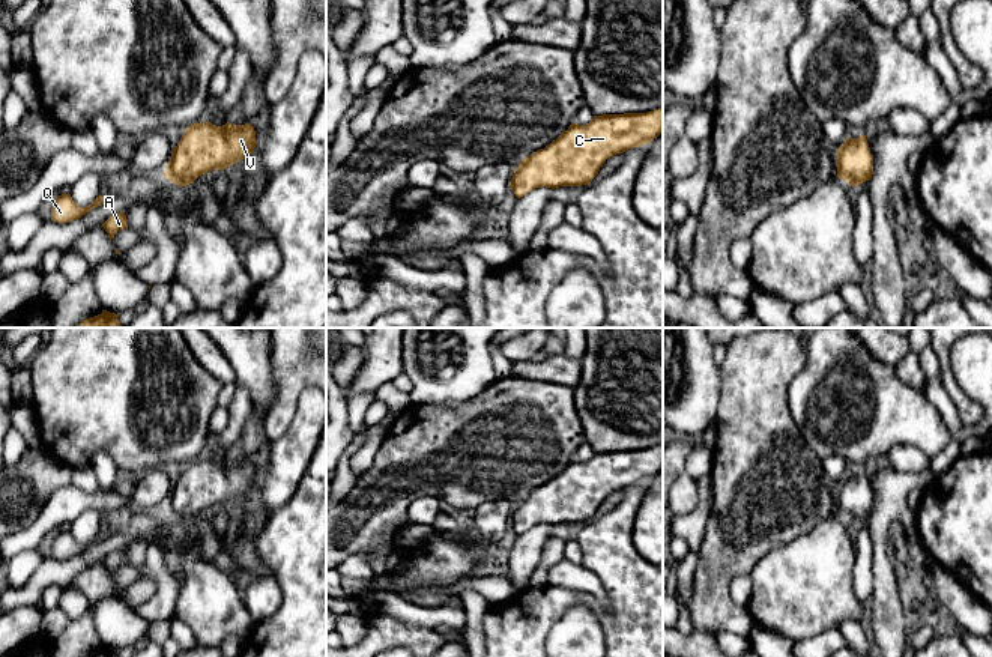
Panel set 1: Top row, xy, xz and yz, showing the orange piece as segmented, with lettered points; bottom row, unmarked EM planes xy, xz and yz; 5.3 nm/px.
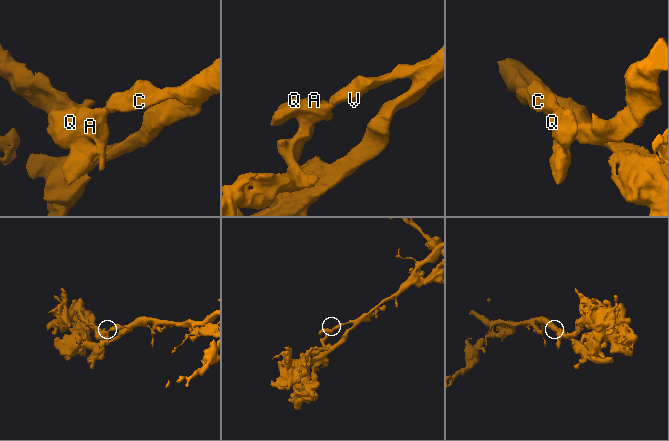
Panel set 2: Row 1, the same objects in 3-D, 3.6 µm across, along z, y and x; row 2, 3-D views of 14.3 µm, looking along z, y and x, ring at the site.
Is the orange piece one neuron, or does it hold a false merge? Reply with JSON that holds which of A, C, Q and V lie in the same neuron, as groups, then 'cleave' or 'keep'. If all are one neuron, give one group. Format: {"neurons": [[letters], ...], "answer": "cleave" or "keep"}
{"neurons": [["A", "C", "Q", "V"]], "answer": "keep"}

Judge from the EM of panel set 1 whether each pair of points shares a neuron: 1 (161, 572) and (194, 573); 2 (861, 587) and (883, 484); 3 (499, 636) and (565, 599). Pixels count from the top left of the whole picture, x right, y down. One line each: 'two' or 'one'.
1: two
2: two
3: one

